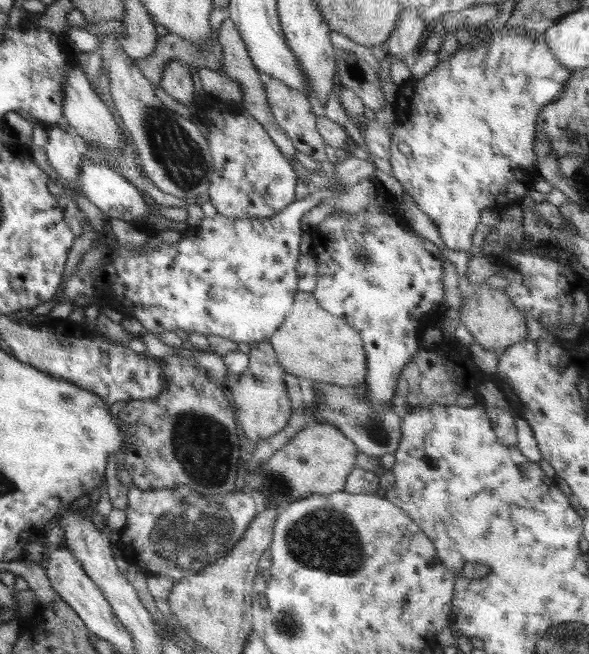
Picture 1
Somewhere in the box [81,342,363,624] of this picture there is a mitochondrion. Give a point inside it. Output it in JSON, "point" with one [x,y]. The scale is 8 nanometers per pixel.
{"point":[189,531]}

